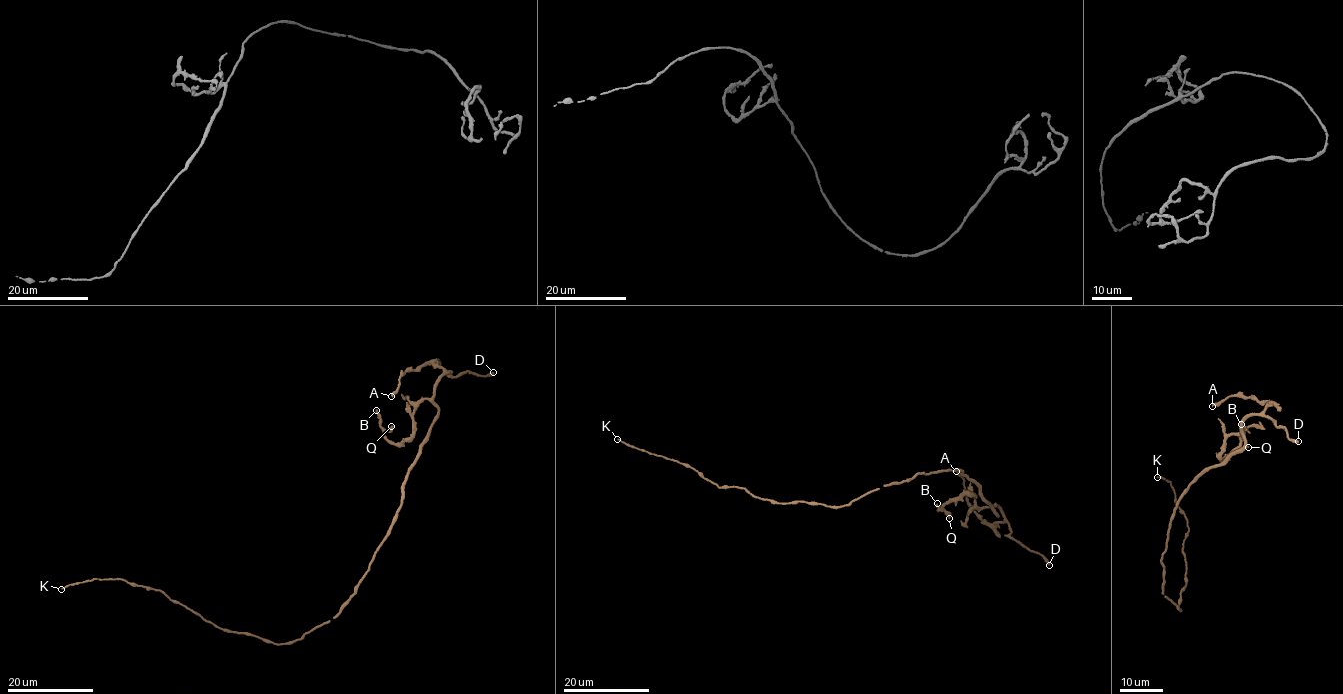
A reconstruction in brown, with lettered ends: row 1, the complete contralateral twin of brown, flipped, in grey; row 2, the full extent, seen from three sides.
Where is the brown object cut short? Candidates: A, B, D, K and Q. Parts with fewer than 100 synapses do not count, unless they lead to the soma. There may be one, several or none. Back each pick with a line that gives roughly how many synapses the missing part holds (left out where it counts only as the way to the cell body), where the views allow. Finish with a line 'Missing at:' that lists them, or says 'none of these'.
D: 150 syn
Missing at: D

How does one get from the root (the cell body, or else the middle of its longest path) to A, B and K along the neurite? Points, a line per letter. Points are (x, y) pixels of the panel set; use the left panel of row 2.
A: (358, 588), (400, 506), (408, 468), (437, 415), (433, 389), (443, 370), (428, 363), (405, 372), (391, 396)
B: (358, 588), (400, 506), (408, 468), (437, 408), (422, 399), (413, 433), (398, 443), (385, 437), (376, 410)
K: (358, 588), (334, 617), (300, 639), (280, 644), (224, 631), (158, 590), (121, 579), (93, 578), (61, 589)

